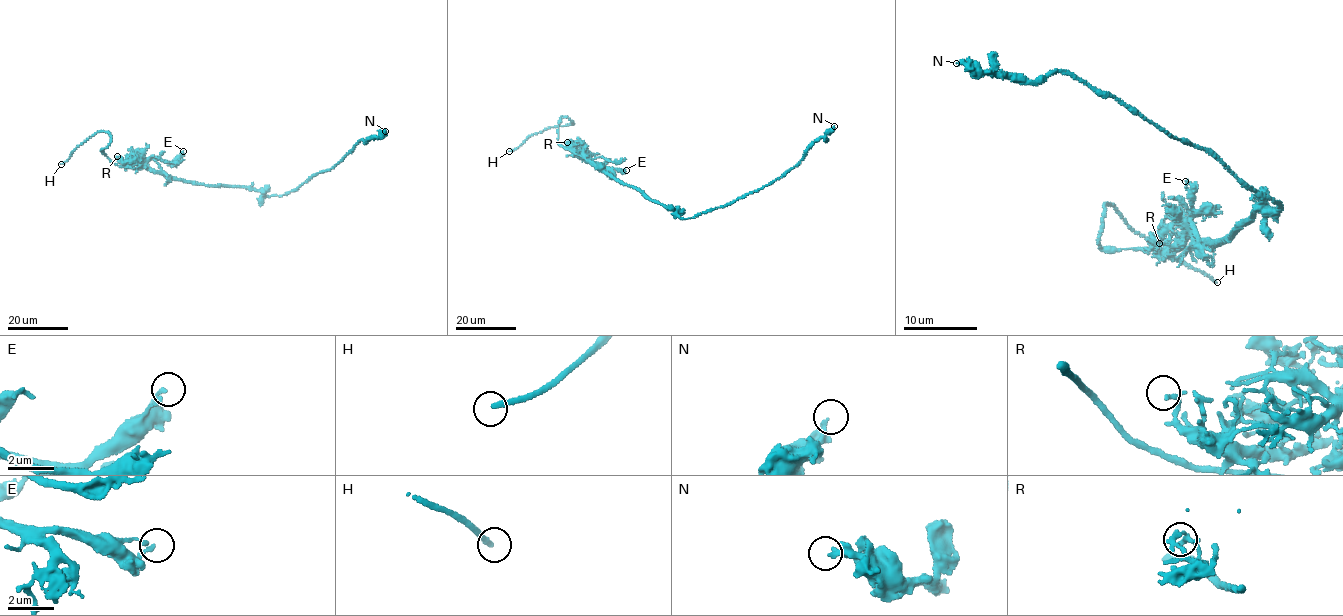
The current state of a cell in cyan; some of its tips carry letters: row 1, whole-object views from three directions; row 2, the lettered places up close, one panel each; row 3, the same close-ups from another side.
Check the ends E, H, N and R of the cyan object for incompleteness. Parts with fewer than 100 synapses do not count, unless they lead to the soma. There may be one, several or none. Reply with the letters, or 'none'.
H

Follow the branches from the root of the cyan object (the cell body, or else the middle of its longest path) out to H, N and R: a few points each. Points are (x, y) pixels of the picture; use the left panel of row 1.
H: (220, 186), (194, 184), (146, 169), (119, 167), (101, 150), (111, 139), (106, 132), (89, 137), (61, 164)
N: (220, 186), (252, 187), (267, 196), (287, 194), (319, 172), (332, 169), (360, 140), (366, 142), (385, 131)
R: (220, 186), (178, 181), (157, 173), (144, 164), (123, 163), (117, 156)

